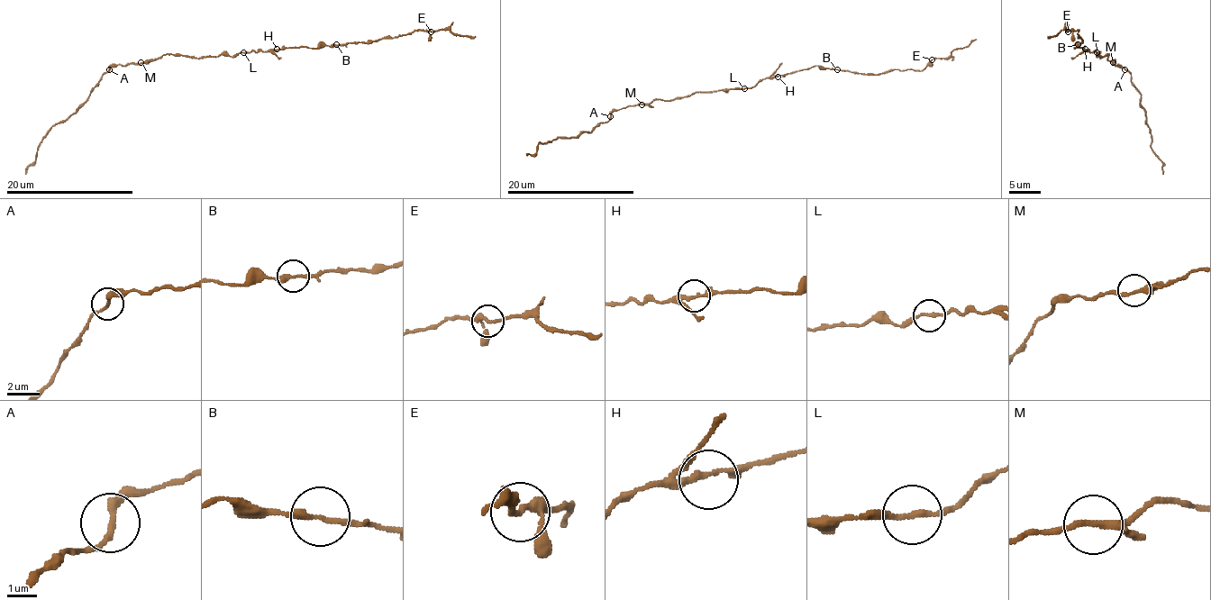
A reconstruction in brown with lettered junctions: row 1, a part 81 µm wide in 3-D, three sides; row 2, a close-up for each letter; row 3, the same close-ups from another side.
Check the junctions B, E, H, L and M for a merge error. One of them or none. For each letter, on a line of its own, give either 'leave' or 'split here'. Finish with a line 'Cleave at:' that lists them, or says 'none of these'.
B: leave
E: leave
H: leave
L: leave
M: leave
Cleave at: none of these

